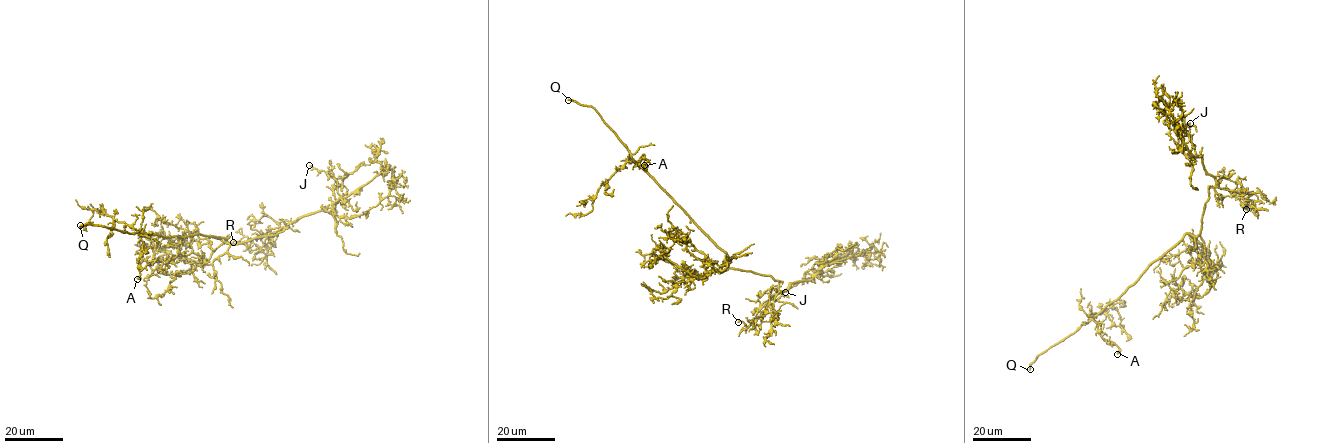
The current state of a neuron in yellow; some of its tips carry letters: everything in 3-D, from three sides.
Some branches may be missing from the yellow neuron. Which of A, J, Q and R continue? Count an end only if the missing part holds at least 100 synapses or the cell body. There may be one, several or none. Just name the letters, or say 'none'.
Q

